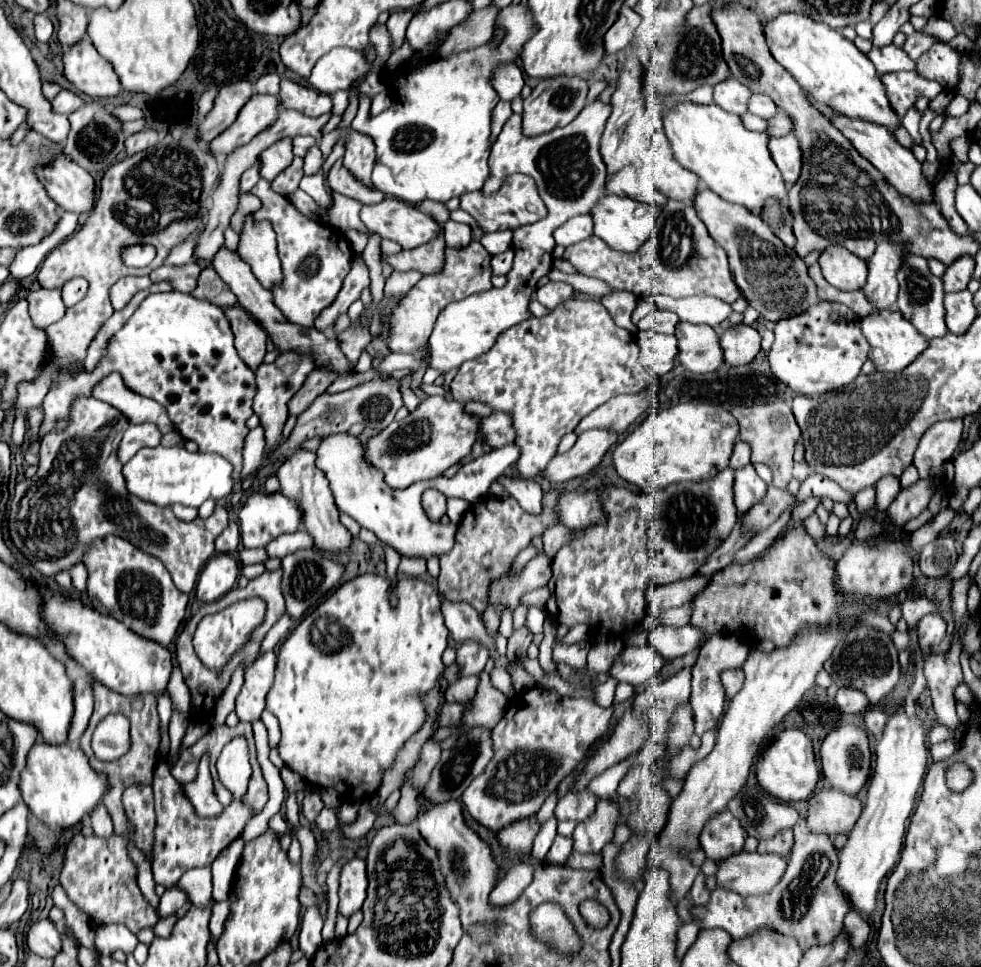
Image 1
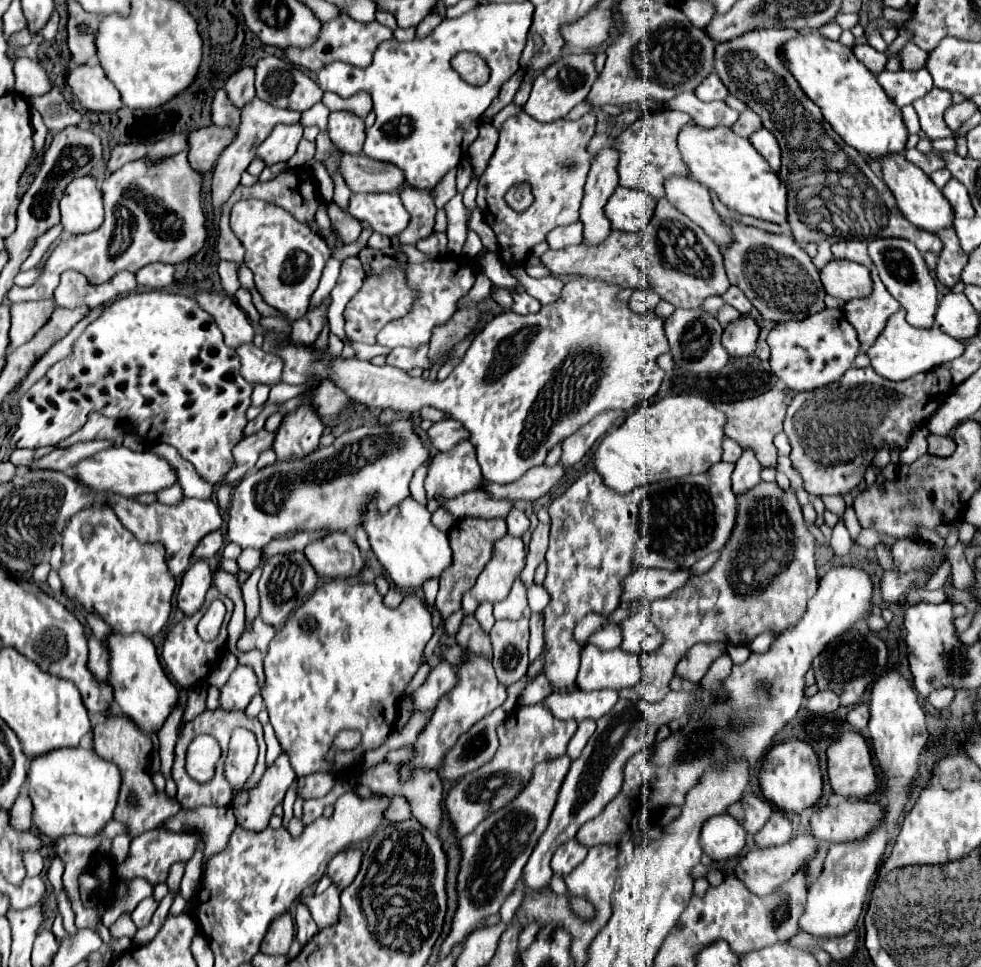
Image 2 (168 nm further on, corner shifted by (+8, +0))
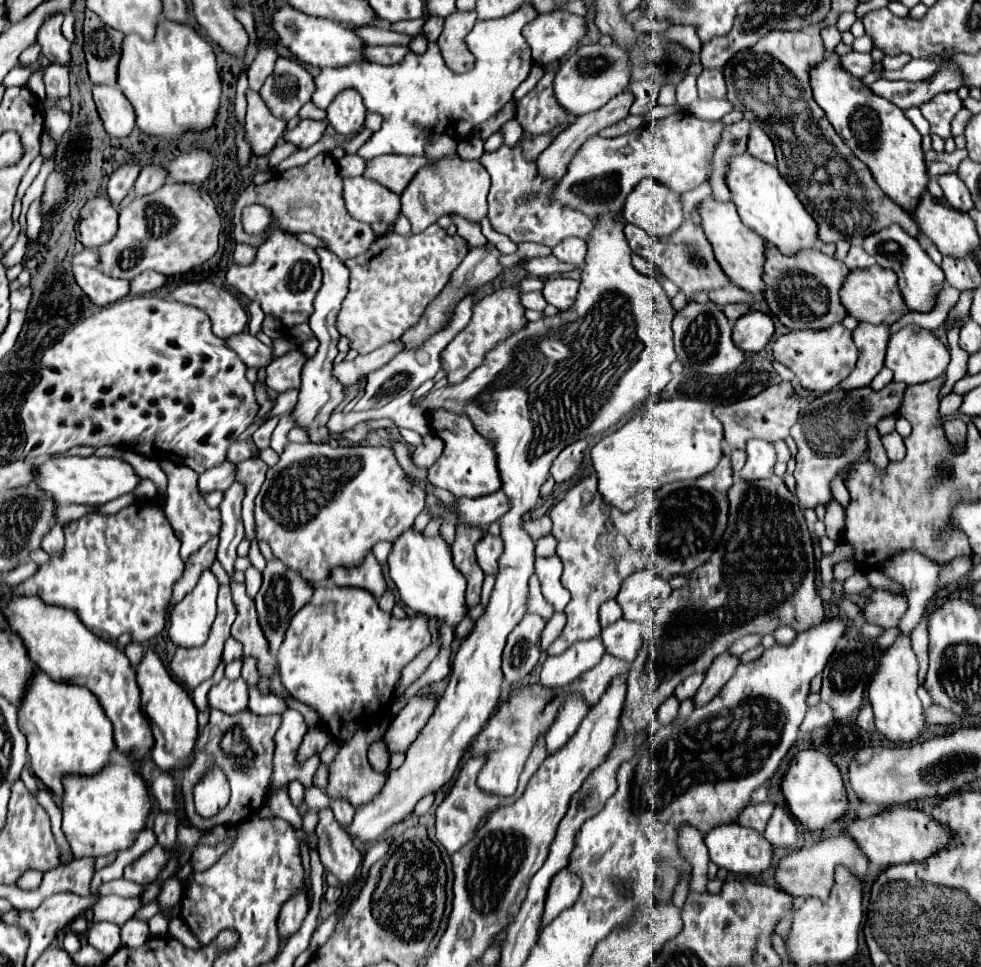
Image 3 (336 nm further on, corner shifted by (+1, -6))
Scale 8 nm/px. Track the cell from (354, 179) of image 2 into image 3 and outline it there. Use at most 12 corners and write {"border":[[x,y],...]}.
{"border":[[385,154],[363,176],[401,194],[429,160]]}

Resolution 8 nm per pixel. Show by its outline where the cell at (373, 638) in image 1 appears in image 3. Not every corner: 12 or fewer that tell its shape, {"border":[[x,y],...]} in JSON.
{"border":[[323,586],[277,662],[347,742],[429,642],[363,588]]}

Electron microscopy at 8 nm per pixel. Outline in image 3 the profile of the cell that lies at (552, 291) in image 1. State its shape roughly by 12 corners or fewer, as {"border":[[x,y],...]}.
{"border":[[565,276],[543,286],[547,304],[567,310],[577,298],[579,282]]}

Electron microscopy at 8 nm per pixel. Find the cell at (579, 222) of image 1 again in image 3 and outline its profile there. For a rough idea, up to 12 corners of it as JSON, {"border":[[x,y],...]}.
{"border":[[567,238],[553,248],[565,264],[583,266],[587,244]]}

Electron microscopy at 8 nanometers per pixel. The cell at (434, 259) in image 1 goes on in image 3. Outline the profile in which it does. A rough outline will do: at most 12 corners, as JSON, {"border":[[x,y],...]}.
{"border":[[457,152],[423,166],[403,214],[423,232],[443,214],[481,220],[489,174]]}

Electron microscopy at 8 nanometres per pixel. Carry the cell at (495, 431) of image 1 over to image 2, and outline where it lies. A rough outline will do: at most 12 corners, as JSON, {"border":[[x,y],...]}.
{"border":[[442,420],[428,430],[438,452],[470,440],[460,420]]}

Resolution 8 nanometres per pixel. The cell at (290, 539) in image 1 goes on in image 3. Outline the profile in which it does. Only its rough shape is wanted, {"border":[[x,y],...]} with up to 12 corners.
{"border":[[251,566],[245,572],[247,596],[255,598],[261,588],[261,572]]}

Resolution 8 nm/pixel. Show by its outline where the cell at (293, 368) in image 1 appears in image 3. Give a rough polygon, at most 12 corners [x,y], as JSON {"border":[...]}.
{"border":[[249,332],[227,338],[247,366],[269,366],[271,350]]}

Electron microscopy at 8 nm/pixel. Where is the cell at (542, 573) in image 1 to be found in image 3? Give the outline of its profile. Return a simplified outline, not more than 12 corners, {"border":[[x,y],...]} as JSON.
{"border":[[487,532],[475,546],[483,572],[497,574],[501,538]]}

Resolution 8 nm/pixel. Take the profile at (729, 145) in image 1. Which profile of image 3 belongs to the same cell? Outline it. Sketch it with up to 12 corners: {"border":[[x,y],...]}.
{"border":[[731,158],[745,226],[781,254],[815,248],[817,222],[775,166]]}

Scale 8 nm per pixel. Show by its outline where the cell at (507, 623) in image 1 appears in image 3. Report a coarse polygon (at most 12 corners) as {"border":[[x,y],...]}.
{"border":[[531,578],[531,610],[553,616],[553,606],[543,598],[539,578]]}

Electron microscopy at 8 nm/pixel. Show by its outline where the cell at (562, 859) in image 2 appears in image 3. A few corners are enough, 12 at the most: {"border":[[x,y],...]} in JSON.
{"border":[[561,870],[547,890],[541,928],[575,904],[579,878]]}

